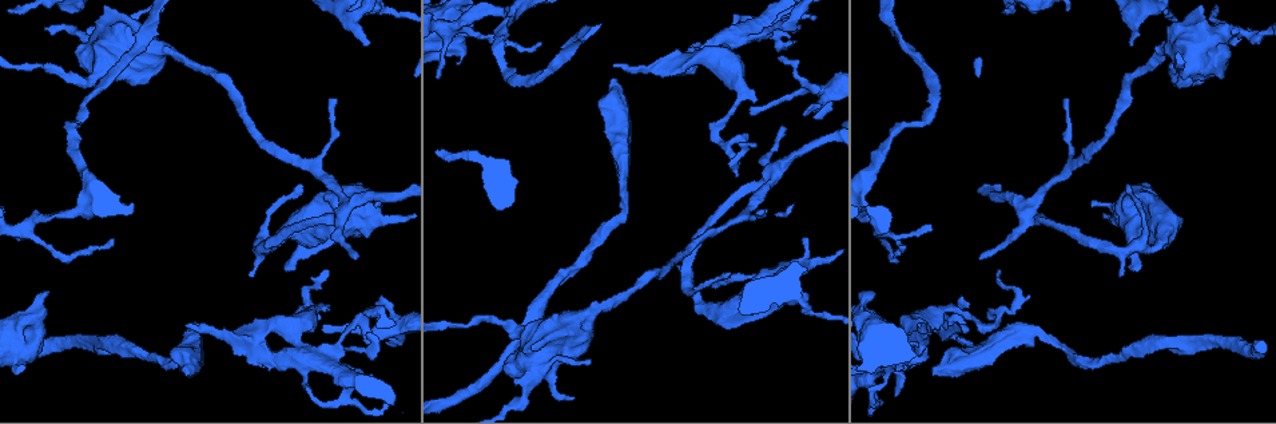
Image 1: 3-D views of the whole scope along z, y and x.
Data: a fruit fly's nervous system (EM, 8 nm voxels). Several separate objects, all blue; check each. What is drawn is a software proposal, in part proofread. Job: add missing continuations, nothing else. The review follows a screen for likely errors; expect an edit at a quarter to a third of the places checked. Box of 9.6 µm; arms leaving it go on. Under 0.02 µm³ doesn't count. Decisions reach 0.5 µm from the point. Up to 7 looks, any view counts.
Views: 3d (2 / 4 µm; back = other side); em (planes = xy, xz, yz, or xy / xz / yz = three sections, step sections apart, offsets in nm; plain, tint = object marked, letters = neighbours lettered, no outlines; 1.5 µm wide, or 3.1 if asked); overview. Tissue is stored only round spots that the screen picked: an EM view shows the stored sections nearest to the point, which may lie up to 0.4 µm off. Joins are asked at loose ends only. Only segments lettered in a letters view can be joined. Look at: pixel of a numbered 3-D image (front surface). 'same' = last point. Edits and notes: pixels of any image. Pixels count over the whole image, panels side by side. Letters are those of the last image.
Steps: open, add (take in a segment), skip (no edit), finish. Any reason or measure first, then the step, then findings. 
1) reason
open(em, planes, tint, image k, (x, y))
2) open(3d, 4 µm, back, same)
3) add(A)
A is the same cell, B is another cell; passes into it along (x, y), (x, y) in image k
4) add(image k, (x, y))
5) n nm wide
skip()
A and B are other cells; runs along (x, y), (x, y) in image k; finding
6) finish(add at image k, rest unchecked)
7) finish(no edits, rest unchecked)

an open end
open(em, planes, letters, image 1, (973, 345))

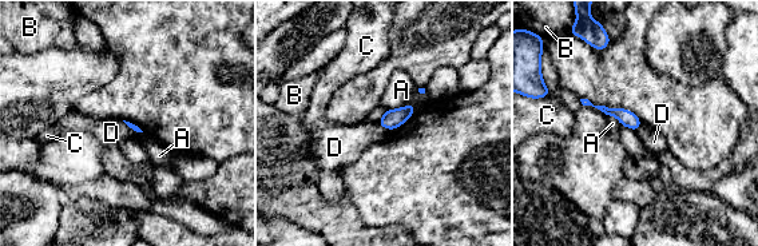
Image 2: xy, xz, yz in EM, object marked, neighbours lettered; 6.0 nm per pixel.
skip()
A, B, C and D are other cells; border along (376, 122), (391, 130) in image 2; none of them fits

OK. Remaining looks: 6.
thin end
open(em, xz, step 4, plain, image 1, (1128, 187))

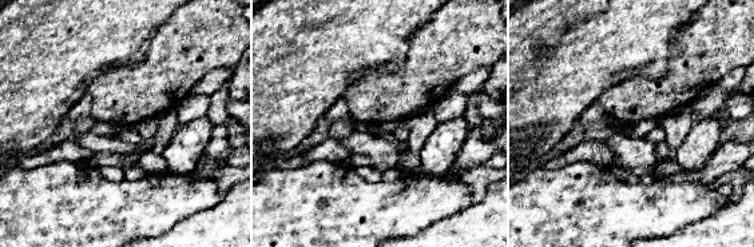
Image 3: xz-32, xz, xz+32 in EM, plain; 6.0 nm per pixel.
open(em, xz, step 4, letters, same)

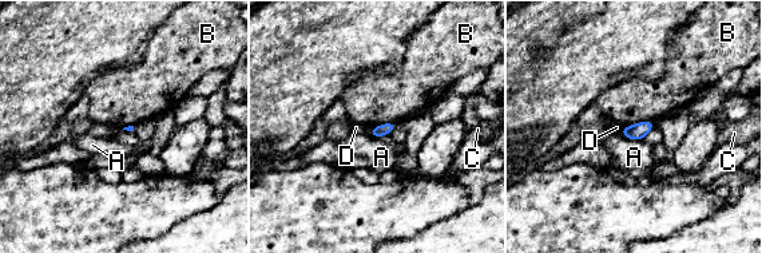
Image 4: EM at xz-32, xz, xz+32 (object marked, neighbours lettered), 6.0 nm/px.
B touches over 200 nm
skip()
A, B, C and D are other cells; border along (653, 121), (639, 121), (622, 127) in image 4; no lettered segment goes on from it

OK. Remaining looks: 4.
thin end
open(em, planes, letters, image 1, (754, 145))

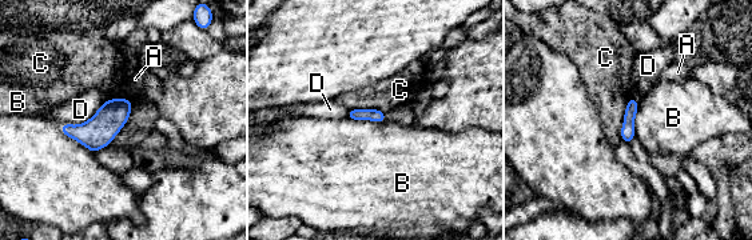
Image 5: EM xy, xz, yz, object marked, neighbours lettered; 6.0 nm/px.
80 nm wide
skip()
A, B, C and D are other cells; border along (347, 118), (385, 122) in image 5; no lettered segment goes on from it

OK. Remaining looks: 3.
finish(no edits, rest unchecked)

